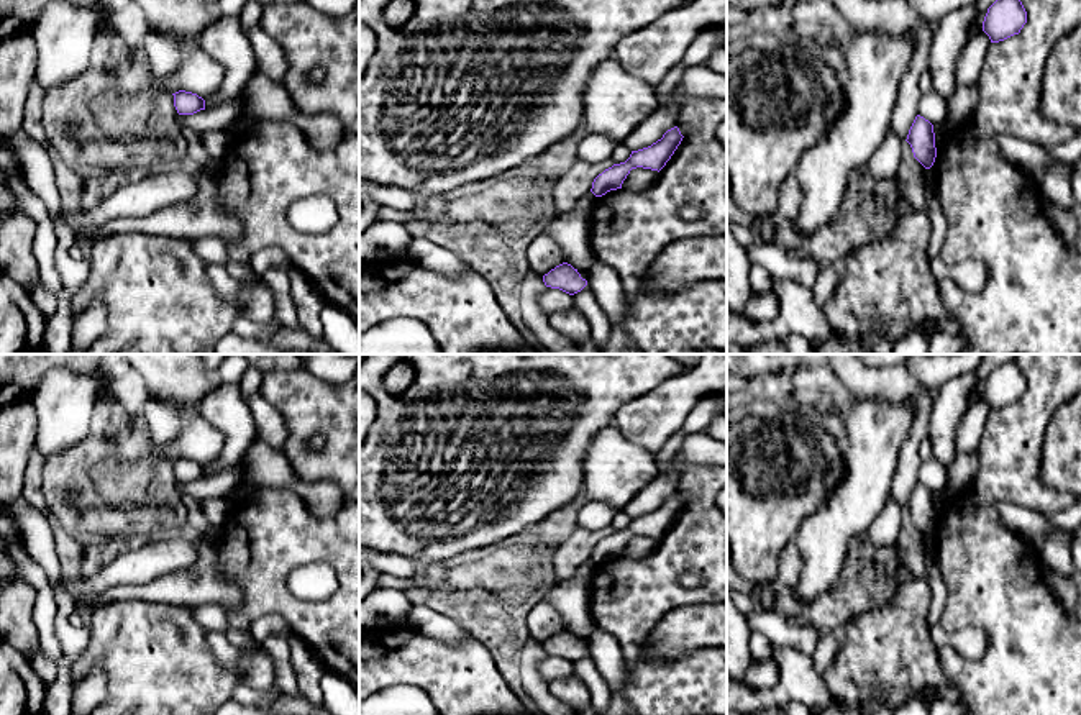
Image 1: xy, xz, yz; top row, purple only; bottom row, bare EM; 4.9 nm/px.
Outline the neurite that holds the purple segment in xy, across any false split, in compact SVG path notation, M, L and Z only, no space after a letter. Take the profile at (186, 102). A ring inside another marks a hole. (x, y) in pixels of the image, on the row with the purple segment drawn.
M179 90L174 95L174 107L179 115L194 115L205 110L205 100L197 93Z

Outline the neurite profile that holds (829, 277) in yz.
M820 266L817 280L810 289L814 303L823 307L825 302L835 294L840 280L842 266Z

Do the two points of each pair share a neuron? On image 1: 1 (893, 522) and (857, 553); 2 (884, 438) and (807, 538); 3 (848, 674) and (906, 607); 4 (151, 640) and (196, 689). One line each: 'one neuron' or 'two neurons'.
1: two neurons
2: one neuron
3: one neuron
4: one neuron

